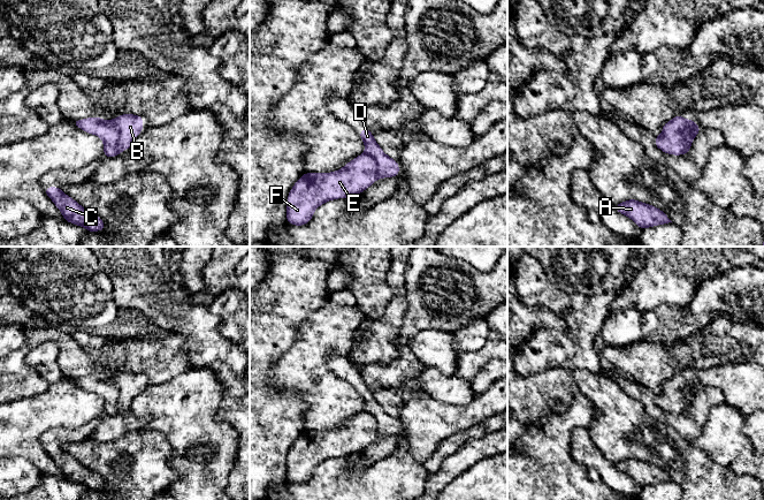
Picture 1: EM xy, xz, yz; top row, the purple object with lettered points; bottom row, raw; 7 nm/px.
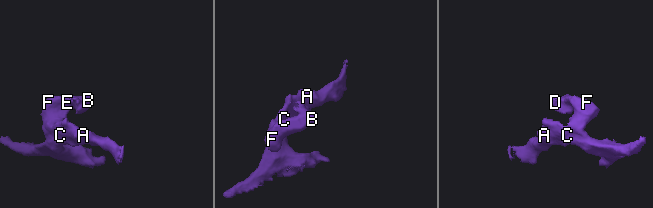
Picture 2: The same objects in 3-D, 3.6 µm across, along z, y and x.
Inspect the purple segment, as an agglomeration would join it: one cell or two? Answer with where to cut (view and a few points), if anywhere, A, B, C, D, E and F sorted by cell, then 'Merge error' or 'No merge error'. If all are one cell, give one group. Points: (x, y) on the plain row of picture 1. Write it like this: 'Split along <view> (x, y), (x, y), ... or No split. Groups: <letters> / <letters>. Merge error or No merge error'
Split along xy (108, 379), (117, 388), (119, 411). Groups: A C E F / B D. Merge error

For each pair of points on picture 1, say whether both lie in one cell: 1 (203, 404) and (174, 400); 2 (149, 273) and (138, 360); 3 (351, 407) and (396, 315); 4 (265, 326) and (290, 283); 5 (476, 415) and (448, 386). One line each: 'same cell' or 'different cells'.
1: same cell
2: different cells
3: different cells
4: same cell
5: different cells

